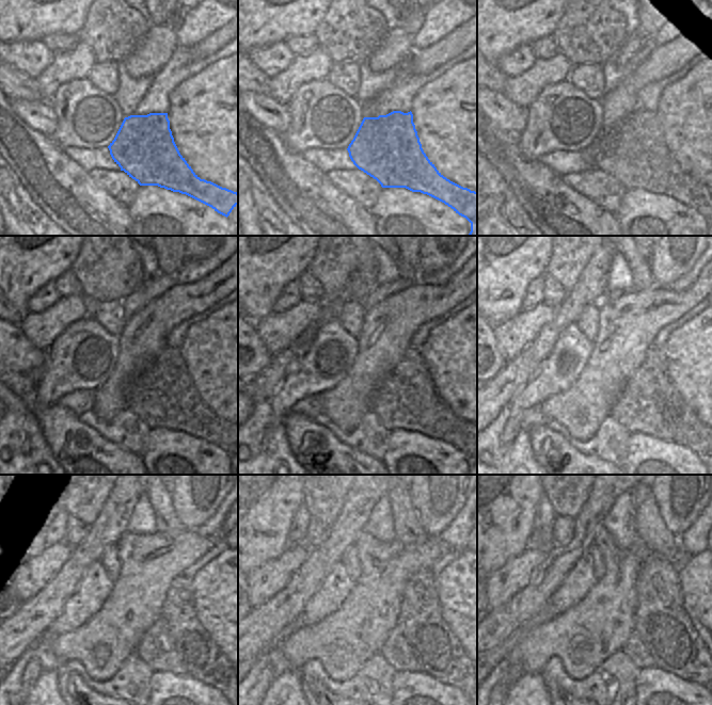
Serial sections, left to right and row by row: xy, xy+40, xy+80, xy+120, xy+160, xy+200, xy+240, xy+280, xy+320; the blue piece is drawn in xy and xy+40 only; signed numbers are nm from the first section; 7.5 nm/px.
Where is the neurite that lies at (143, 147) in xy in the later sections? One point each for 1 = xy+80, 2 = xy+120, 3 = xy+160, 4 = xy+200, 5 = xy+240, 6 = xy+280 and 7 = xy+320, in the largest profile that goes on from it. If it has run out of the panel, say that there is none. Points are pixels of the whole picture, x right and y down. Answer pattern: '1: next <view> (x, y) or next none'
1: next xy+80 (634, 151)
2: next xy+120 (162, 394)
3: next xy+160 (406, 398)
4: next xy+200 (649, 403)
5: next xy+240 (176, 642)
6: next xy+280 (422, 641)
7: next xy+320 (663, 637)

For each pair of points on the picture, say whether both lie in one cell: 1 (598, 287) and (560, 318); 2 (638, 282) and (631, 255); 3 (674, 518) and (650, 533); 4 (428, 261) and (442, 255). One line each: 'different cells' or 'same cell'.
1: same cell
2: same cell
3: different cells
4: same cell

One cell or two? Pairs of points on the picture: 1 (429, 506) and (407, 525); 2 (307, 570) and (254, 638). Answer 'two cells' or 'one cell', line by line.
1: two cells
2: one cell

